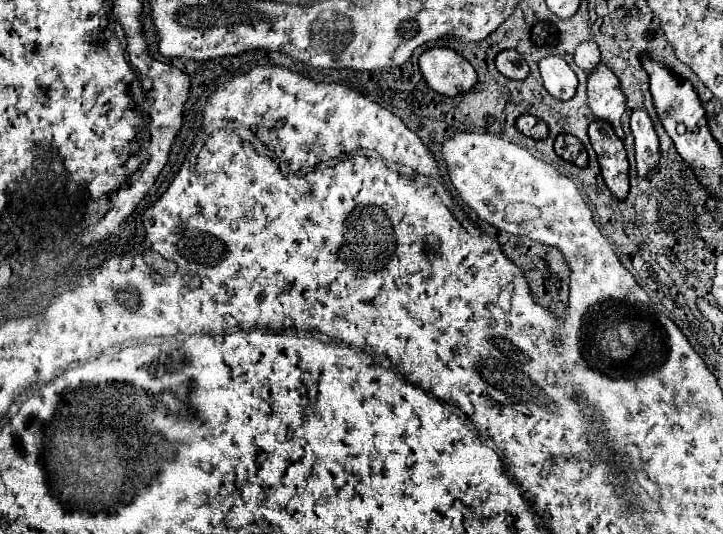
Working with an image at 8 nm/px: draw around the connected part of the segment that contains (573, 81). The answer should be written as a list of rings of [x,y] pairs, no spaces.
[[[547,56],[539,62],[539,72],[543,78],[543,86],[547,92],[559,100],[569,100],[575,96],[575,88],[579,84],[575,72],[561,56]]]

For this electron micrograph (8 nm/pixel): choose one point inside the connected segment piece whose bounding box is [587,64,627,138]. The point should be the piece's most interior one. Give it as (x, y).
(606, 100)

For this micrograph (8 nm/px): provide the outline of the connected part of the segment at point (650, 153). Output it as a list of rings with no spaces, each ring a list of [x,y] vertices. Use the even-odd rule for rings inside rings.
[[[639,108],[631,116],[631,132],[635,136],[635,160],[637,174],[643,178],[659,162],[659,138],[645,108]]]

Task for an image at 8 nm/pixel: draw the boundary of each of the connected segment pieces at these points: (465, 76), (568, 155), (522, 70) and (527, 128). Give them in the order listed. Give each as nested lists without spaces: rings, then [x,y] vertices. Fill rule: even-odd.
[[[431,48],[423,52],[419,66],[427,84],[445,96],[469,92],[477,84],[475,68],[451,48]]]
[[[559,134],[557,136],[557,140],[555,140],[555,152],[563,160],[567,160],[567,162],[573,162],[577,166],[587,166],[587,150],[571,134]]]
[[[517,50],[499,52],[497,58],[495,58],[495,66],[501,74],[505,74],[507,78],[513,78],[513,80],[529,76],[529,66]]]
[[[531,114],[519,116],[519,118],[517,118],[517,128],[519,128],[525,136],[531,136],[531,138],[535,138],[535,140],[541,140],[541,138],[545,138],[545,136],[549,134],[547,124],[545,124],[543,120],[531,116]]]

